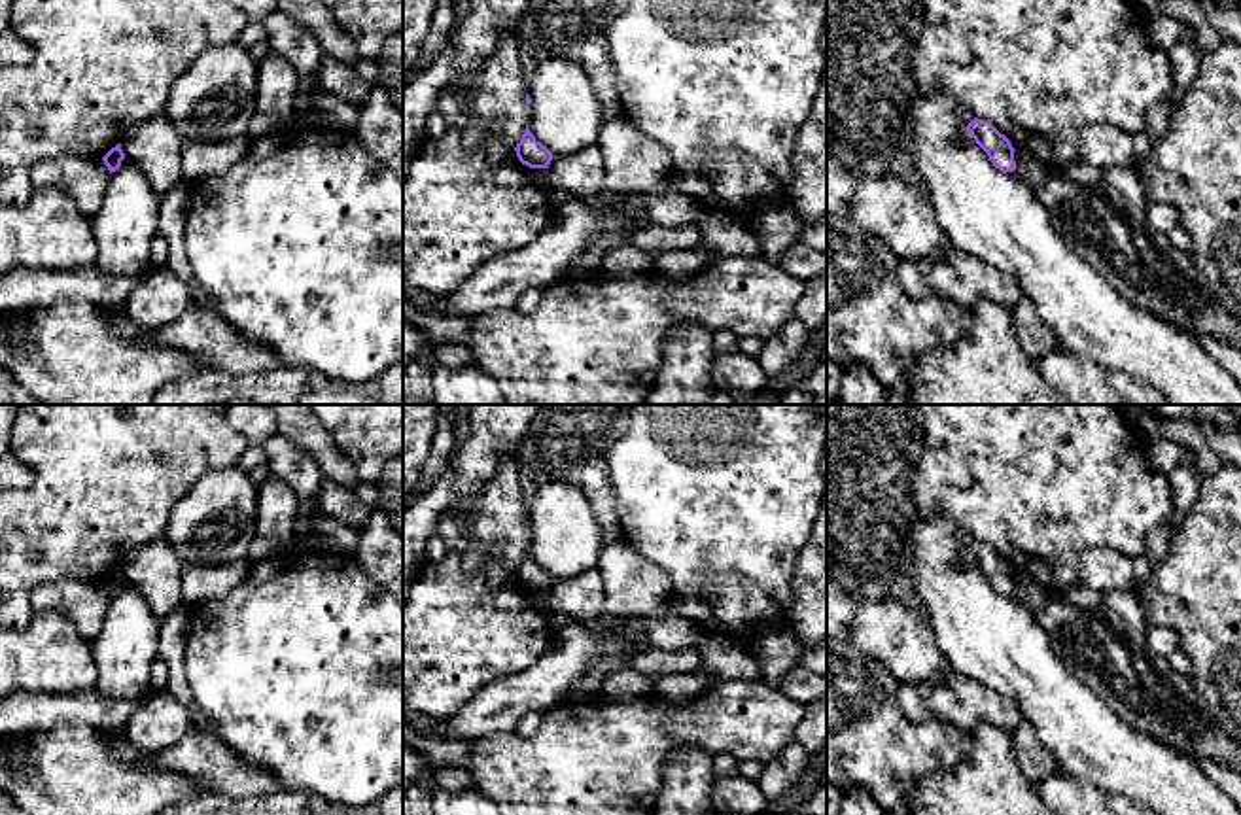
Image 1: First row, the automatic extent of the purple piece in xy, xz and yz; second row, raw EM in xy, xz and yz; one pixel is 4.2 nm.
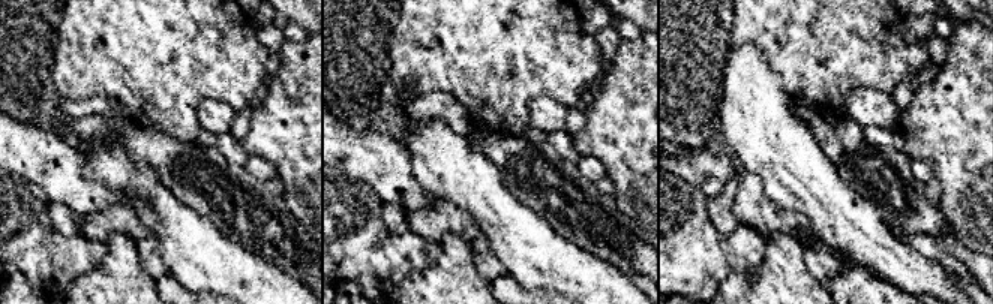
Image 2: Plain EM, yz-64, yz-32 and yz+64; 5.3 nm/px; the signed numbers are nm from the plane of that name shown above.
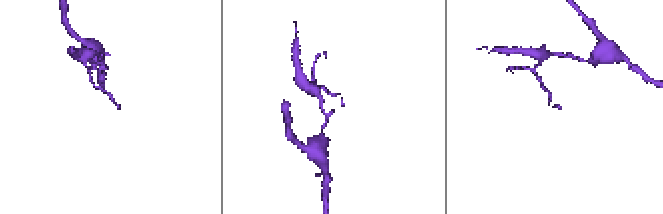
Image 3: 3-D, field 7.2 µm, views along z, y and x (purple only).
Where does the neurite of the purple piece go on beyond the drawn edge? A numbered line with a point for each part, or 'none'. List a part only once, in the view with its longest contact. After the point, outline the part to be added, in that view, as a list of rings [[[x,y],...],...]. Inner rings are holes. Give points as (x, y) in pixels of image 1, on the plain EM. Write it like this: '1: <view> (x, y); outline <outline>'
none

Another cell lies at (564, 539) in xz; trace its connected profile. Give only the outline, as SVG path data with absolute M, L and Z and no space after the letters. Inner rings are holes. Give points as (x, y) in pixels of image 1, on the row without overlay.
M543 484L526 503L526 512L532 522L528 552L552 581L577 577L598 565L603 533L577 486Z

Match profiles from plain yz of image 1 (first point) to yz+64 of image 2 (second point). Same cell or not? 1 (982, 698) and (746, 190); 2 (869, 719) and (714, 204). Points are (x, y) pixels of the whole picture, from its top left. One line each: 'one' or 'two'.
1: one
2: two

